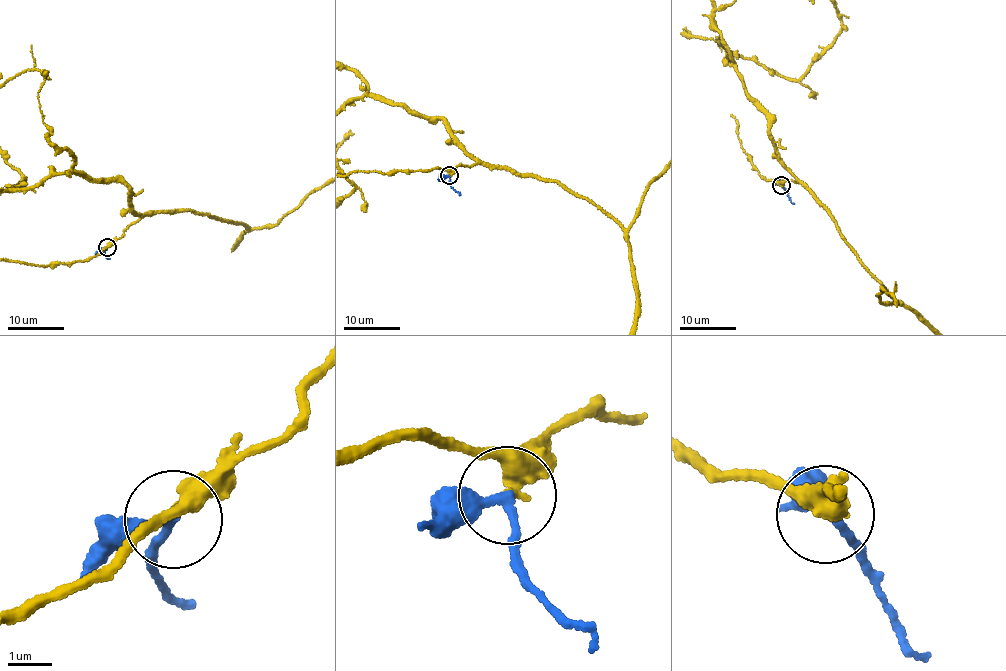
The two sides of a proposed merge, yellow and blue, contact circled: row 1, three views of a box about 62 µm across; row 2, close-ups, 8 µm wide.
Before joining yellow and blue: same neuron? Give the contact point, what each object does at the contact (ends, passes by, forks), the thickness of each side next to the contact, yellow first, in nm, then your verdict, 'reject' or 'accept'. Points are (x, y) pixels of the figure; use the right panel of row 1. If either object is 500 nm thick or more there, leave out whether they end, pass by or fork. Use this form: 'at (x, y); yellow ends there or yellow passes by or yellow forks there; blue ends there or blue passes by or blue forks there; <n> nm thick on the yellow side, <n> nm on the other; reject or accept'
at (781, 185); yellow ends there; blue passes by; 240 nm thick on the yellow side, 200 nm on the other; reject

